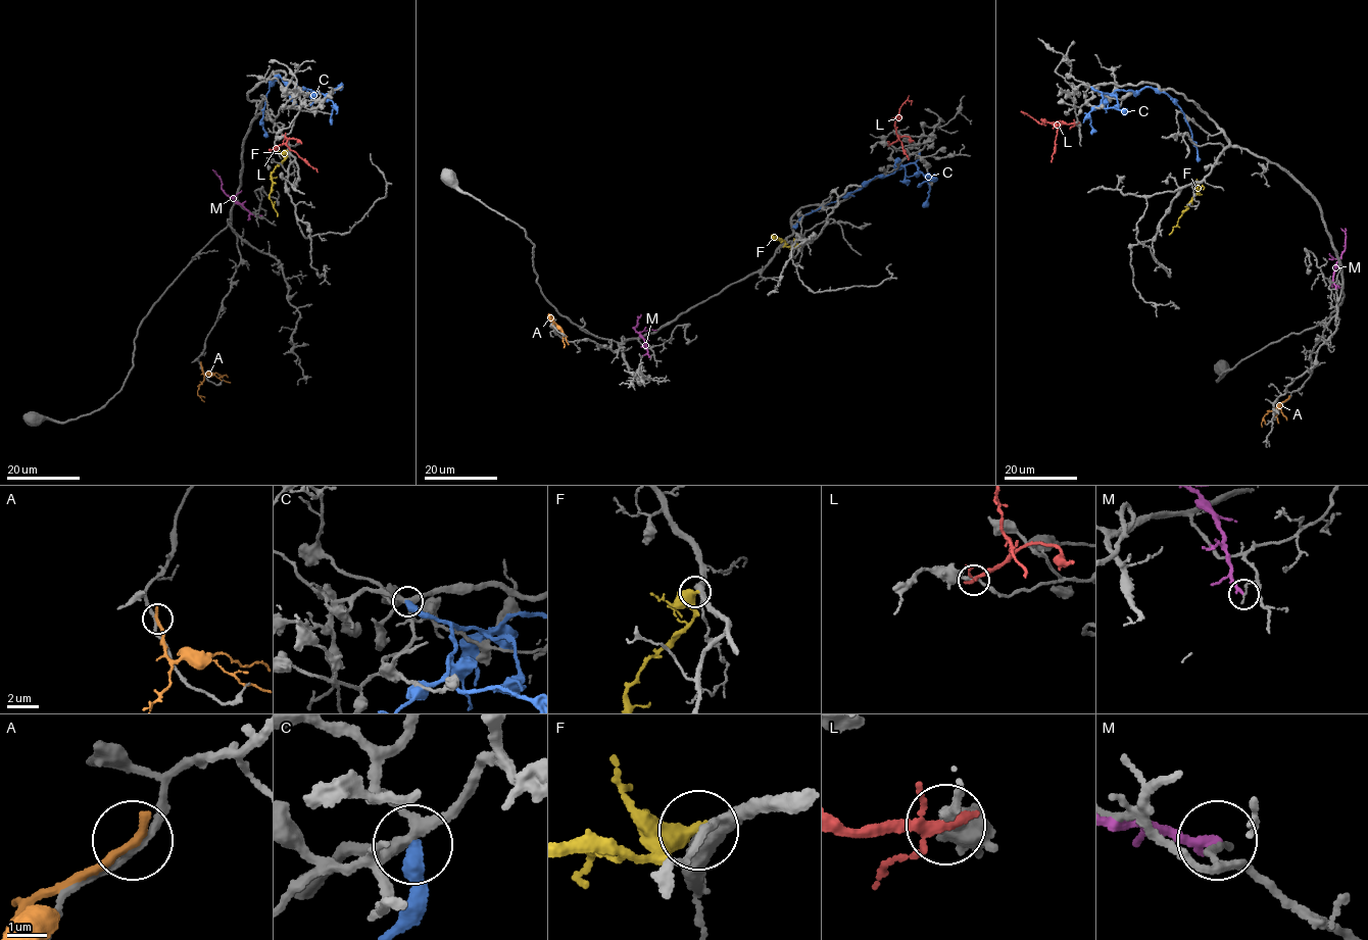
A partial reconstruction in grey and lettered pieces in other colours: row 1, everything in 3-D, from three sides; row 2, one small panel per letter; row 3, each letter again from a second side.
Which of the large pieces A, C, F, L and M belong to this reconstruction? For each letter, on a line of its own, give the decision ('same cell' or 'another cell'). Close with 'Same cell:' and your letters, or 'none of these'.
A: another cell
C: another cell
F: another cell
L: another cell
M: another cell
Same cell: none of these

